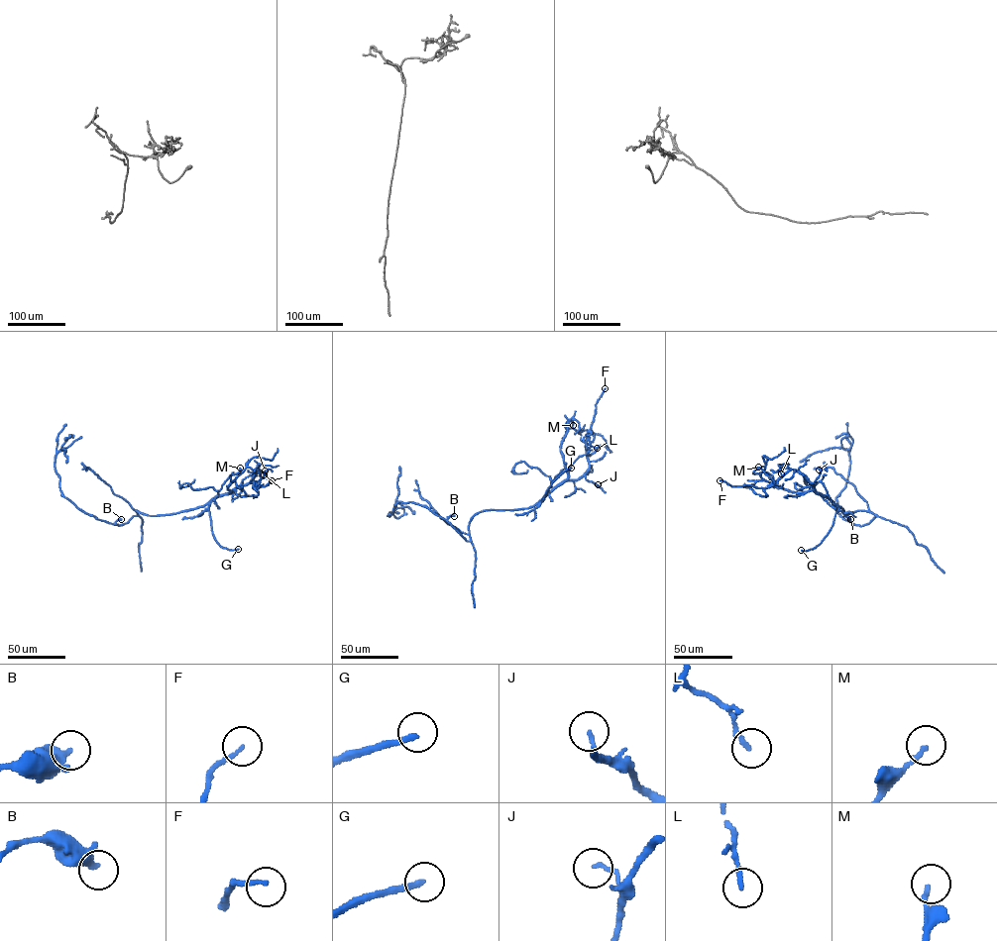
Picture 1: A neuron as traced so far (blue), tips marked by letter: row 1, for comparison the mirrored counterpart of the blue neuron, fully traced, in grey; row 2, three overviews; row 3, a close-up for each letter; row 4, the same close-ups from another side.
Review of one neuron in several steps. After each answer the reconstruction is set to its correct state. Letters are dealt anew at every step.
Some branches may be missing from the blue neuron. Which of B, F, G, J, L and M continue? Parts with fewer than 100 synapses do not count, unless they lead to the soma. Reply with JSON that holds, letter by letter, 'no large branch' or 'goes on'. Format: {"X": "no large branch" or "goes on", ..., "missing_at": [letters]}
{"B": "no large branch", "F": "no large branch", "G": "goes on", "J": "no large branch", "L": "no large branch", "M": "no large branch", "missing_at": ["G"]}

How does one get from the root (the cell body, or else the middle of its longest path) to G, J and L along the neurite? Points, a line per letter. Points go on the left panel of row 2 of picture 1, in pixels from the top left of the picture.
G: (143, 513), (169, 515), (210, 502), (215, 540), (223, 548), (238, 549)
J: (143, 513), (165, 515), (201, 507), (237, 487), (259, 481), (265, 470)
L: (143, 513), (165, 515), (201, 507), (247, 484), (256, 474), (256, 469), (264, 474)

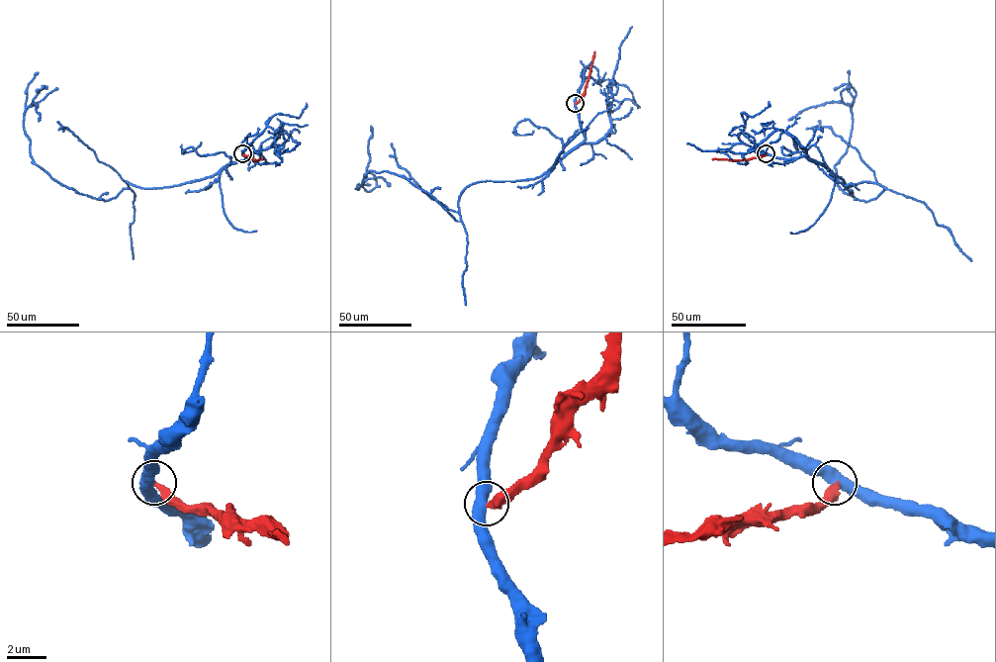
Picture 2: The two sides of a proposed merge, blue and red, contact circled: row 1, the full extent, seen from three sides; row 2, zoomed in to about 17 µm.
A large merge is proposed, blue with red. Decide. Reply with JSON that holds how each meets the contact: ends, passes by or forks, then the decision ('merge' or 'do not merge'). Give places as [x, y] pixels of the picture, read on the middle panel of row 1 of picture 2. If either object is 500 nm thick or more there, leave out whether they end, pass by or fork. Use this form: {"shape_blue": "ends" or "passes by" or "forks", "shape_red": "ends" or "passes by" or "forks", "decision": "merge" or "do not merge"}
{"decision": "do not merge"}

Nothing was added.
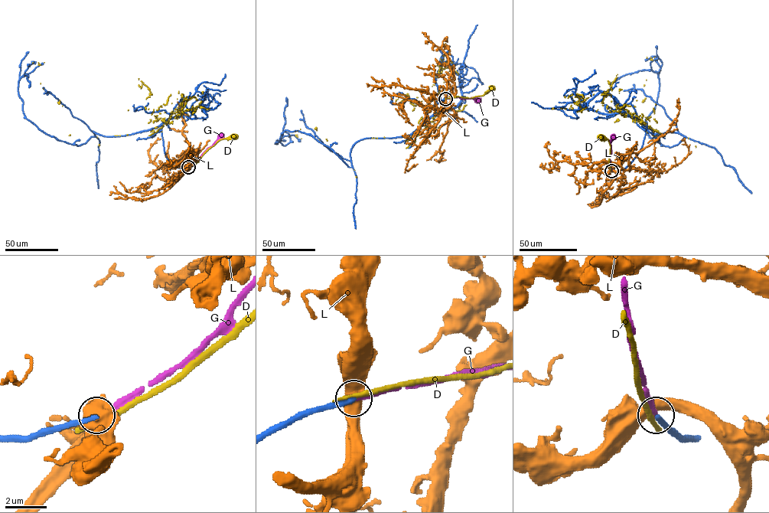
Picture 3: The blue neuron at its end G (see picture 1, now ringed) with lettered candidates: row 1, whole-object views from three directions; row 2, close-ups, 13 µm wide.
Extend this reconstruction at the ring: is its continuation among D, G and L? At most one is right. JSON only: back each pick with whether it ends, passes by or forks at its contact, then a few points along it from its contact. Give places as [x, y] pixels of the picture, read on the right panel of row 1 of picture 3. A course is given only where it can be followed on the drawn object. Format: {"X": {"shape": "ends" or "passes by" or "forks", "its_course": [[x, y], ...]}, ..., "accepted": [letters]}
{"G": {"shape": "ends", "its_course": [[611, 171], [609, 157], [612, 137]]}, "accepted": ["G"]}

